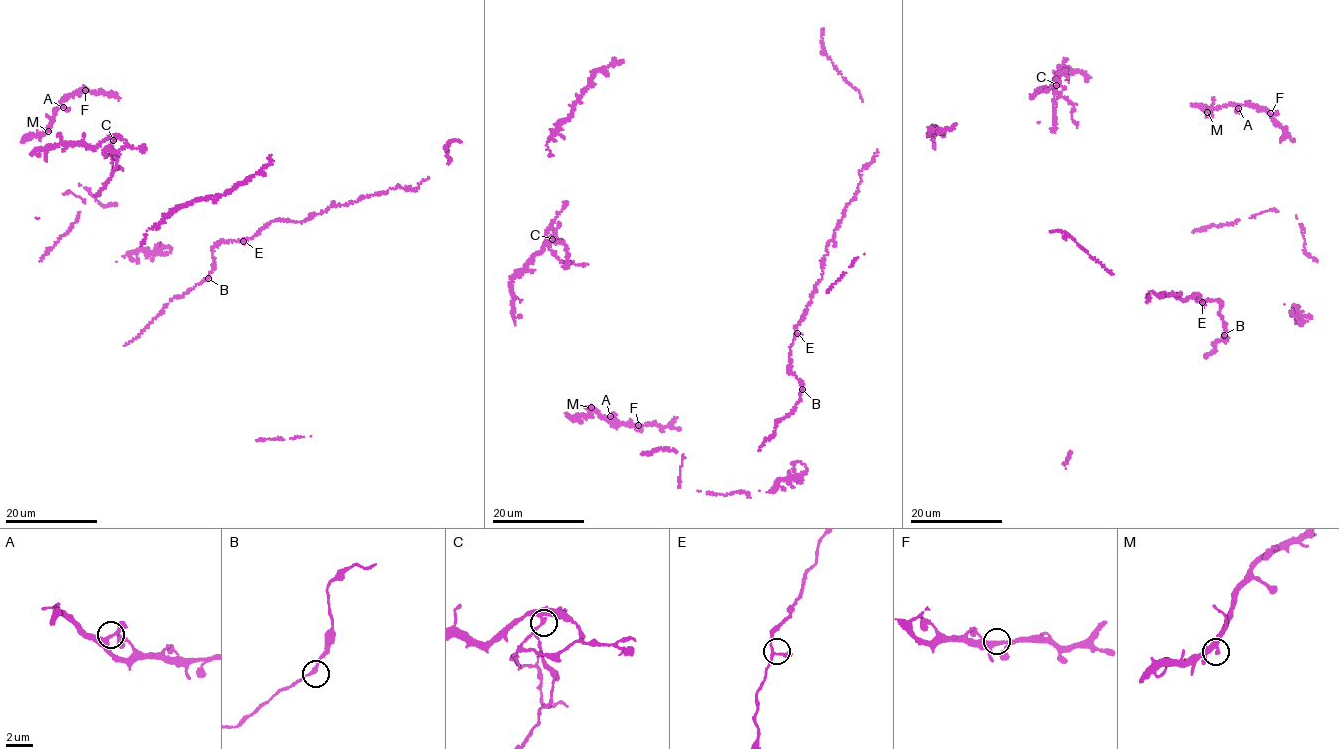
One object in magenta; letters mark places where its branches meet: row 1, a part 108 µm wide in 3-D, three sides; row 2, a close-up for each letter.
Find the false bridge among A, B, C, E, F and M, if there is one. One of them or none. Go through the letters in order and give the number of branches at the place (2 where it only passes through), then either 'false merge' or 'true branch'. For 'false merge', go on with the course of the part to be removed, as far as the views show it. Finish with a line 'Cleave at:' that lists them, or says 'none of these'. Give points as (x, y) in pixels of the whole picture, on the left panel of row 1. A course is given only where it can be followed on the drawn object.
A: 3 branches meet; true branch
B: 2 branches meet; true branch
C: 4 branches meet; false merge; foreign part runs (113, 140), (113, 154), (118, 158), (115, 167), (95, 193)
E: 3 branches meet; true branch
F: 4 branches meet; true branch
M: 2 branches meet; true branch
Cleave at: C

